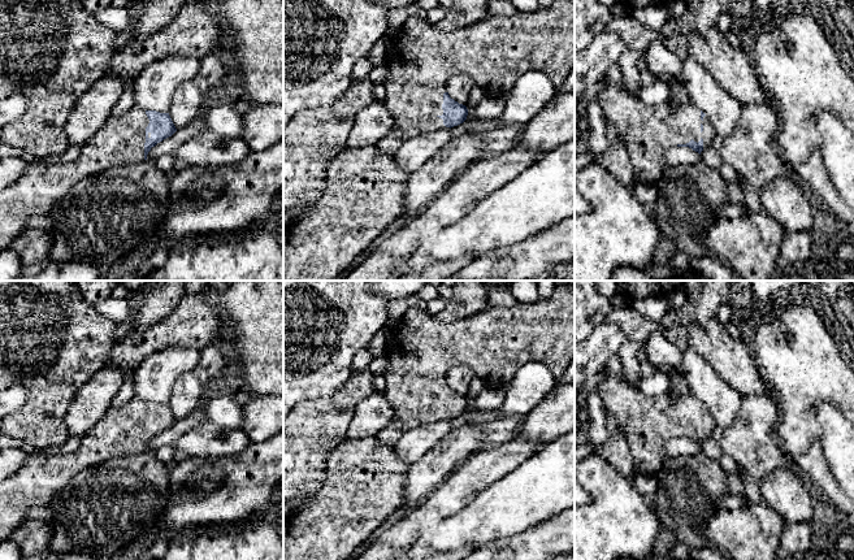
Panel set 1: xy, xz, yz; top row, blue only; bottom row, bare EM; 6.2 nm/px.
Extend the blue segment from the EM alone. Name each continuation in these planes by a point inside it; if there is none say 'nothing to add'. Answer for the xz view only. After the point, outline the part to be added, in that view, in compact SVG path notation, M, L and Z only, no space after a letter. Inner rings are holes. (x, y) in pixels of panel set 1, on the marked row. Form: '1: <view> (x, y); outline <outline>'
1: xz (495, 51); outline M554 0L549 8L539 6L534 12L516 10L515 14L486 16L473 25L461 26L456 30L442 31L419 16L408 17L398 31L396 40L390 44L386 56L387 74L383 81L386 88L385 105L390 109L394 120L391 133L412 138L420 134L445 129L442 104L447 81L458 74L468 74L476 86L486 91L507 94L517 79L528 71L542 71L550 81L560 87L569 73L575 69L575 1Z

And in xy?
1: xy (120, 140); outline M133 107L121 116L110 116L96 134L81 147L79 157L64 165L29 164L23 175L0 192L0 251L25 230L31 216L47 216L81 179L103 173L113 166L144 161L146 110Z

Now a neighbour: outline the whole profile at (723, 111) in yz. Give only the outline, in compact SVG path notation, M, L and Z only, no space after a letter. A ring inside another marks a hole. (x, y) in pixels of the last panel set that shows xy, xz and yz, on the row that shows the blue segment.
M690 55L682 60L682 74L689 101L702 110L721 139L737 126L741 104Z

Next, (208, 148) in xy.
M208 129L186 140L172 155L188 166L229 166L250 153L251 149L242 138L225 138Z

